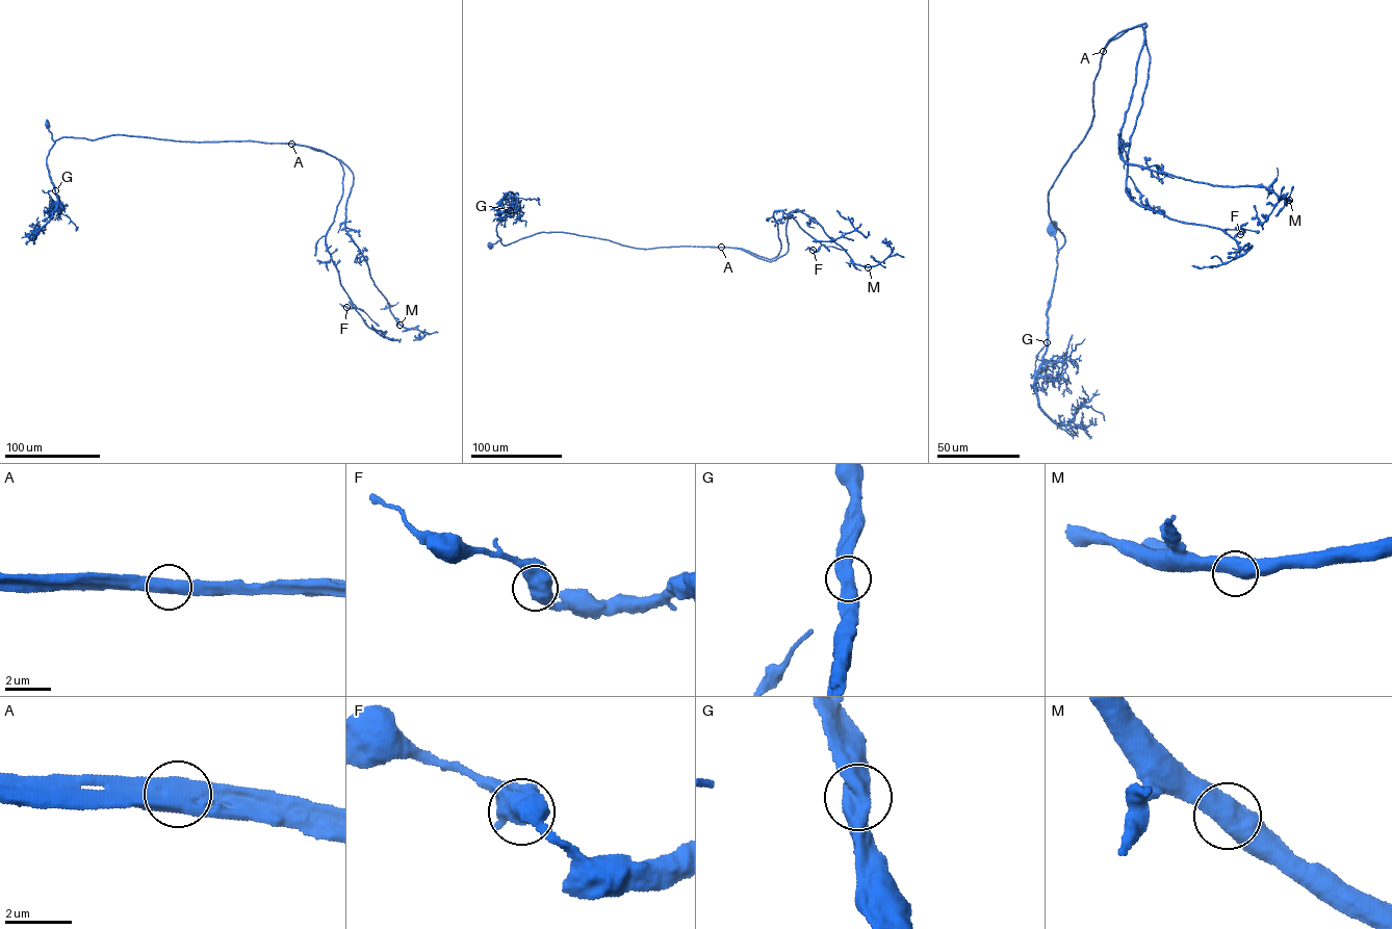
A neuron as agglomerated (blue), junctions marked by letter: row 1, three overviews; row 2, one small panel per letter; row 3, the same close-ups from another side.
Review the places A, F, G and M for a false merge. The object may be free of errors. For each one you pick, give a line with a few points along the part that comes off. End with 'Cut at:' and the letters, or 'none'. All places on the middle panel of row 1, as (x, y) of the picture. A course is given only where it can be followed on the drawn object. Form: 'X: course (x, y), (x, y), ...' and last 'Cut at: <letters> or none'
A: course (721, 247), (770, 259), (778, 255), (773, 215), (779, 210), (816, 240), (839, 238), (854, 229), (836, 210)
Cut at: A

